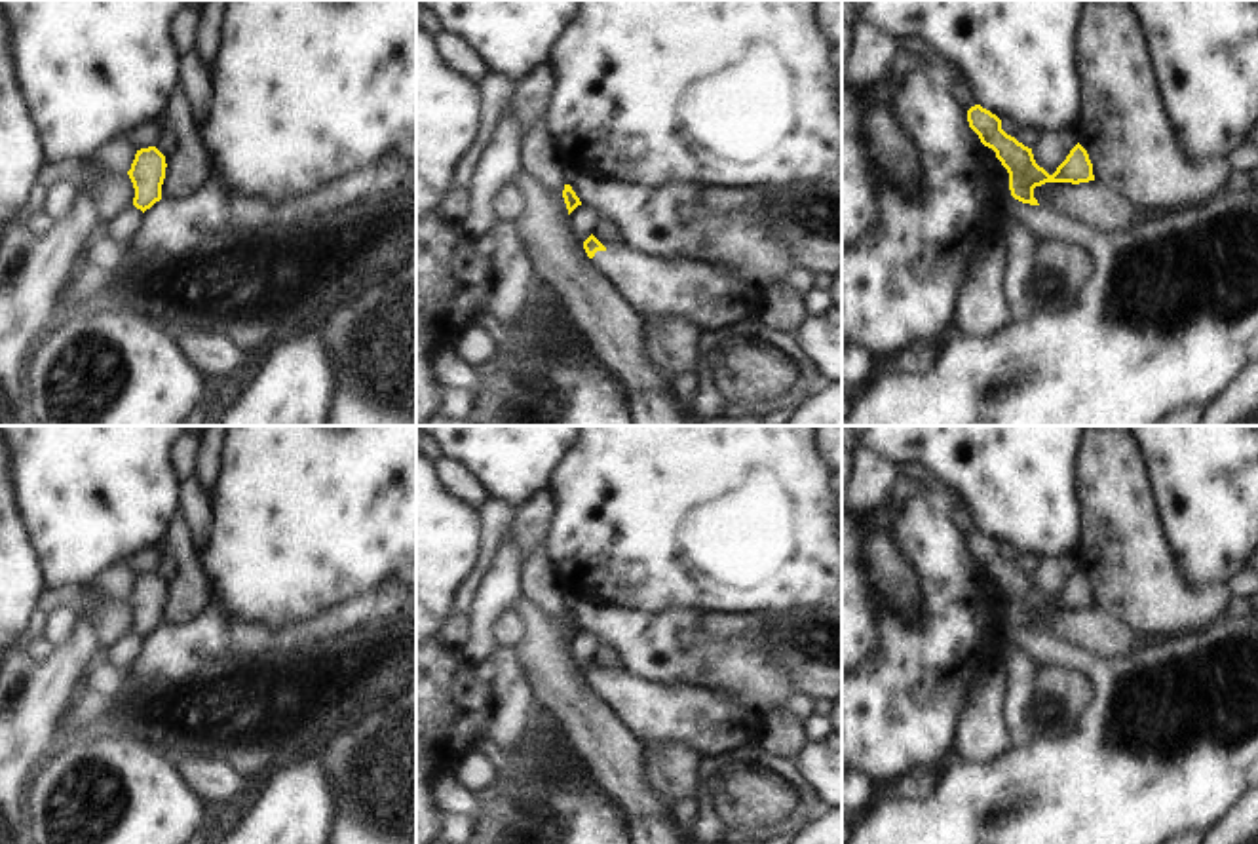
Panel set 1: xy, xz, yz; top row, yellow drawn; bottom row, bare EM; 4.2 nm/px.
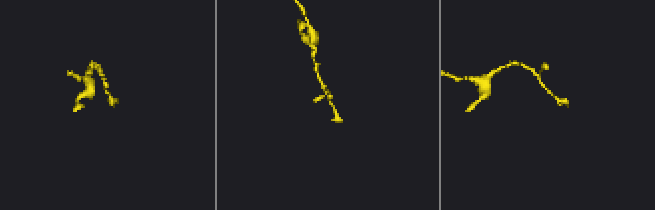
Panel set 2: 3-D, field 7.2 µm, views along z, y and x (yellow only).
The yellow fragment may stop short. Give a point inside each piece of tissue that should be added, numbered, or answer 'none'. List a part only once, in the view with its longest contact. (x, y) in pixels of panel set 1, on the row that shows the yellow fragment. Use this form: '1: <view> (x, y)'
1: xz (709, 297).

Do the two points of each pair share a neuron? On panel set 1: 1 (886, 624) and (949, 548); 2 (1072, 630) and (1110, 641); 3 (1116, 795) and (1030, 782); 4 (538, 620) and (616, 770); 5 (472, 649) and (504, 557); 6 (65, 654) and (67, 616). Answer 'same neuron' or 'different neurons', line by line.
1: same neuron
2: same neuron
3: same neuron
4: same neuron
5: same neuron
6: different neurons

